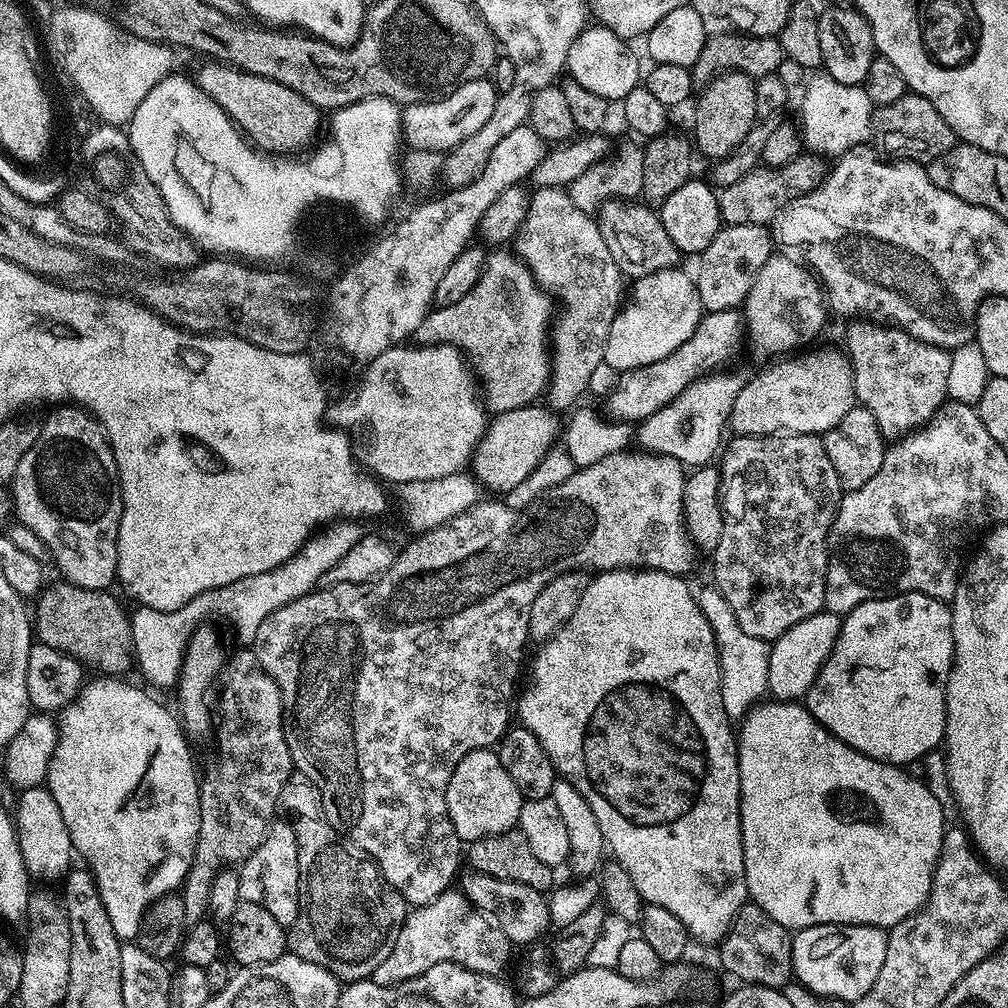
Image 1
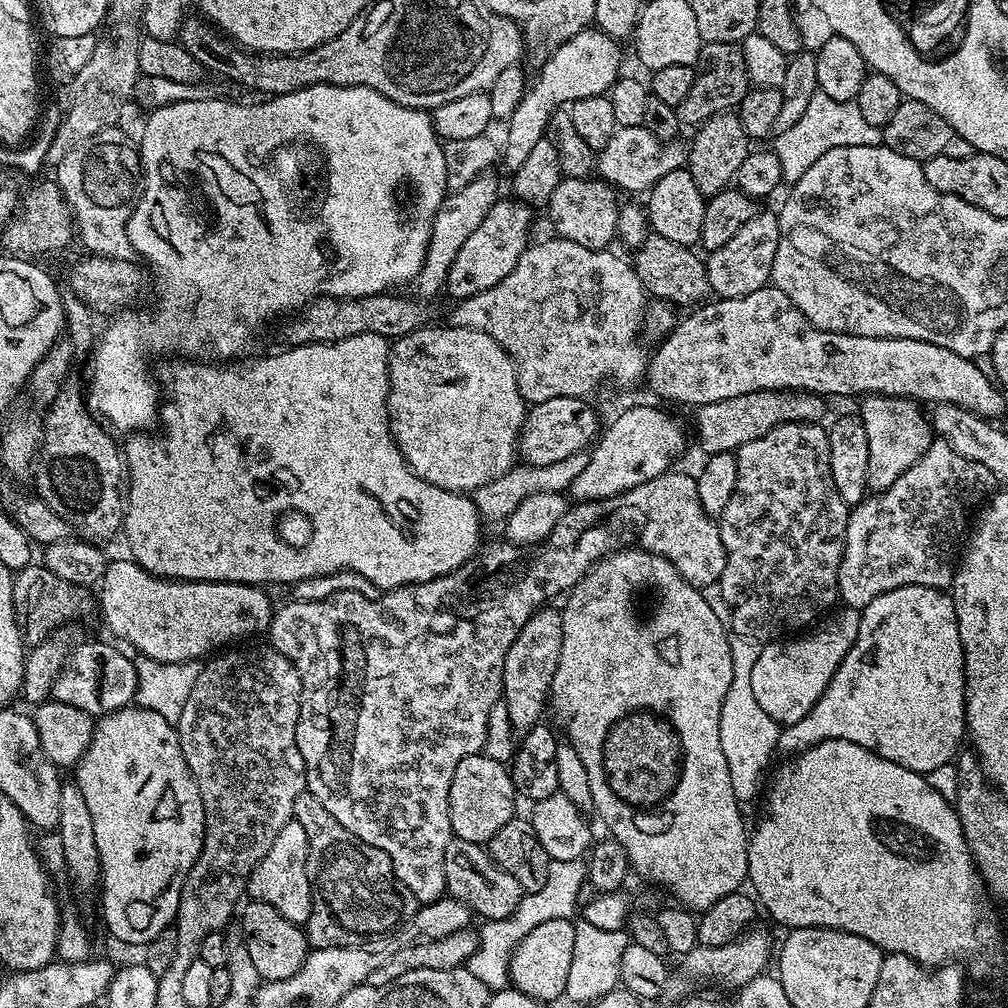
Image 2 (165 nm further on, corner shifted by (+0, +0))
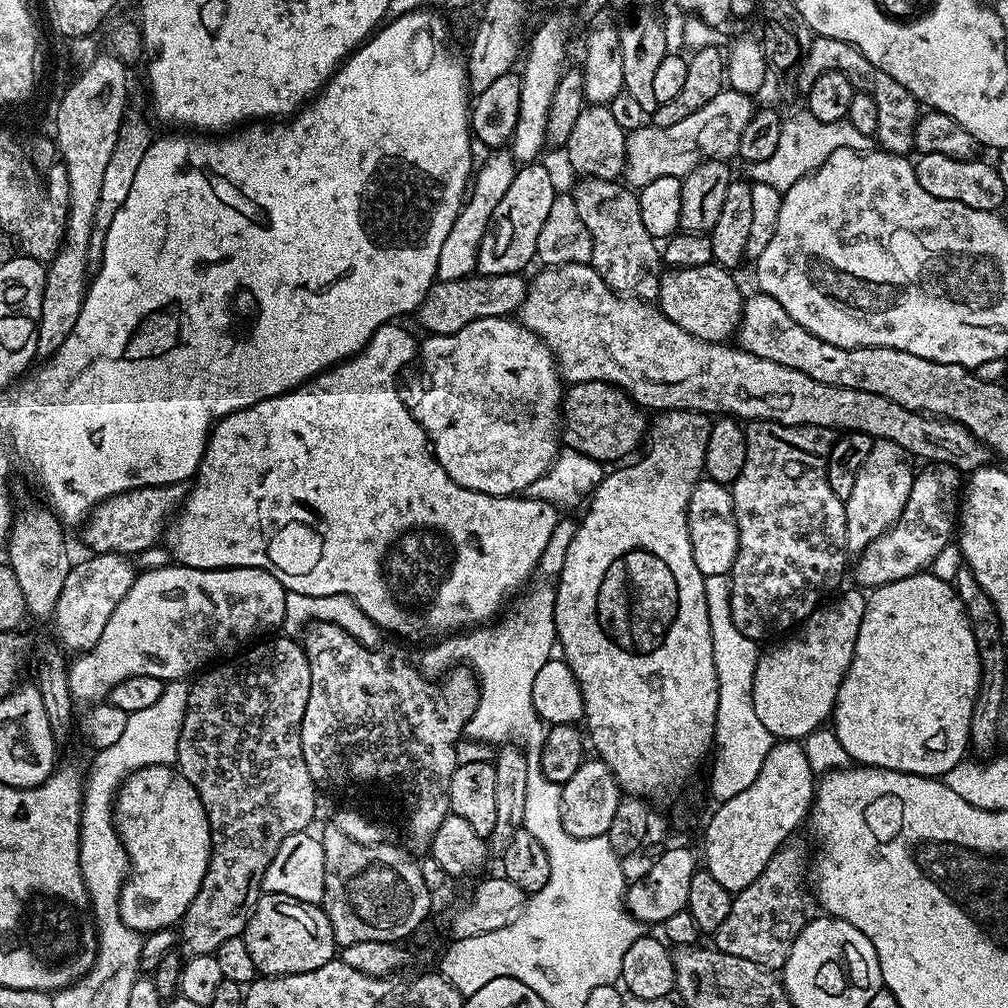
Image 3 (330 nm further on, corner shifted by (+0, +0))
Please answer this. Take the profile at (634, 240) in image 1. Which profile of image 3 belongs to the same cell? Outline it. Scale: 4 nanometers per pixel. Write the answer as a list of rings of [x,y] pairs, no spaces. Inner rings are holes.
[[[715,262],[693,268],[669,269],[660,277],[658,307],[666,318],[670,318],[670,322],[682,326],[682,330],[686,330],[686,334],[690,334],[698,340],[707,340],[709,344],[727,341],[737,335],[746,299],[745,293],[740,293],[740,288],[732,276],[735,275],[729,269],[722,268]]]

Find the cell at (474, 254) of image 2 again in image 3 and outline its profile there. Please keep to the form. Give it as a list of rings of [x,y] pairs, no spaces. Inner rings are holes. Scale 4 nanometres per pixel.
[[[528,162],[517,167],[514,182],[510,182],[510,190],[502,194],[502,202],[498,202],[478,250],[476,272],[479,275],[520,274],[528,263],[536,260],[538,234],[542,234],[542,225],[546,223],[550,206],[554,206],[554,198],[558,195],[558,188],[547,166],[540,163]]]

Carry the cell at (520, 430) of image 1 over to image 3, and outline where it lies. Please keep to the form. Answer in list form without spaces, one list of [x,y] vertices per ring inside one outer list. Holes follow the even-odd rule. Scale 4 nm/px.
[[[578,382],[562,396],[562,440],[567,447],[591,459],[620,462],[633,455],[631,452],[644,436],[643,415],[645,413],[632,401],[632,397],[621,388],[606,382]]]

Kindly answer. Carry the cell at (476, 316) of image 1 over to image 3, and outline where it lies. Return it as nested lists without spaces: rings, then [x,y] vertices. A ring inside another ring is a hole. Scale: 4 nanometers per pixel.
[[[591,263],[560,264],[556,268],[544,266],[539,270],[541,272],[536,277],[531,277],[518,320],[550,349],[556,357],[556,366],[561,377],[569,385],[578,382],[606,382],[621,388],[641,409],[656,408],[657,413],[686,410],[705,414],[727,414],[744,422],[769,420],[786,426],[809,424],[815,428],[865,432],[878,440],[898,442],[898,446],[902,446],[902,450],[906,450],[913,458],[921,456],[924,462],[949,464],[962,474],[971,474],[989,463],[990,449],[981,440],[974,438],[974,434],[970,434],[961,424],[906,410],[898,406],[898,402],[882,398],[882,394],[823,384],[810,378],[810,374],[802,374],[802,370],[770,362],[770,358],[758,358],[739,346],[731,348],[731,343],[728,342],[709,344],[707,340],[698,340],[686,334],[682,326],[670,322],[670,318],[666,318],[659,307],[616,295],[606,286],[606,282]]]

